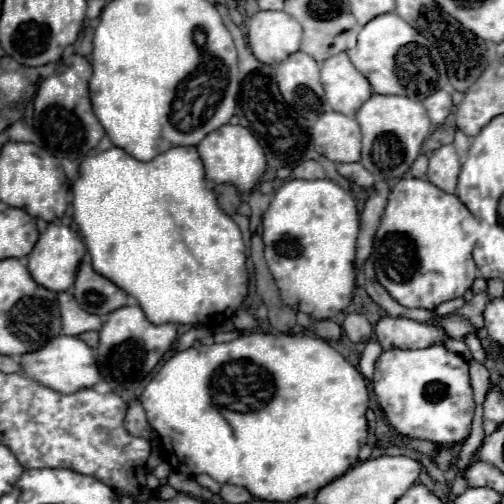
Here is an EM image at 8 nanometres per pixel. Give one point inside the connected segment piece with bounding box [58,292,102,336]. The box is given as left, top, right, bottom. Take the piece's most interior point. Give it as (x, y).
(75, 321)

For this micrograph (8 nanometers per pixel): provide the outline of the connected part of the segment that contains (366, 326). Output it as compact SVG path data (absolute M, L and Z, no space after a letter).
M348 314L342 328L352 342L368 342L372 338L372 326L362 314Z

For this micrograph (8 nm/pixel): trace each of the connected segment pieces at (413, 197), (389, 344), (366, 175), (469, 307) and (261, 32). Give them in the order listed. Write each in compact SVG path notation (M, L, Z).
M402 178L388 196L382 222L374 236L370 260L374 264L376 278L398 304L406 308L434 310L442 302L460 298L472 286L476 278L476 264L472 260L472 248L478 240L476 232L478 220L468 212L458 196L432 186L424 178Z
M384 316L374 326L376 338L384 350L390 348L428 348L434 344L444 344L450 336L432 324L420 324L408 318Z
M354 162L354 164L336 164L336 170L346 180L350 180L352 184L356 184L360 188L370 188L374 184L374 176L360 162Z
M476 294L460 310L452 312L452 316L460 316L460 318L468 320L474 328L482 328L484 326L484 308L486 308L486 294Z
M256 12L246 26L250 48L264 64L280 64L280 60L300 50L302 28L286 12Z

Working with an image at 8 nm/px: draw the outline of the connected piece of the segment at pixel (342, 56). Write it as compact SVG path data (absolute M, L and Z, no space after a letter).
M350 50L340 52L322 62L322 86L334 112L354 116L360 110L360 104L372 96L372 88L354 68L348 52Z

